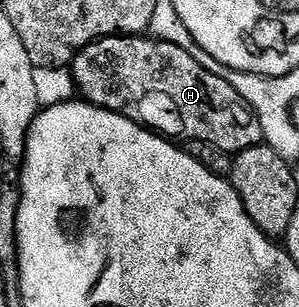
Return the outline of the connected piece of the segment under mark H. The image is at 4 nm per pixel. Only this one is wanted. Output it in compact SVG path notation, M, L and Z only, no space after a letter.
M152 36L98 38L73 57L71 69L73 83L76 84L80 97L89 105L129 118L166 139L203 140L234 156L252 146L262 145L263 128L247 100L239 96L239 92L235 92L235 88L231 88L227 80L219 80L219 76L207 72L207 68L195 64L195 60L191 60L191 56L187 56L187 52L183 52L183 48L175 44L167 44Z

